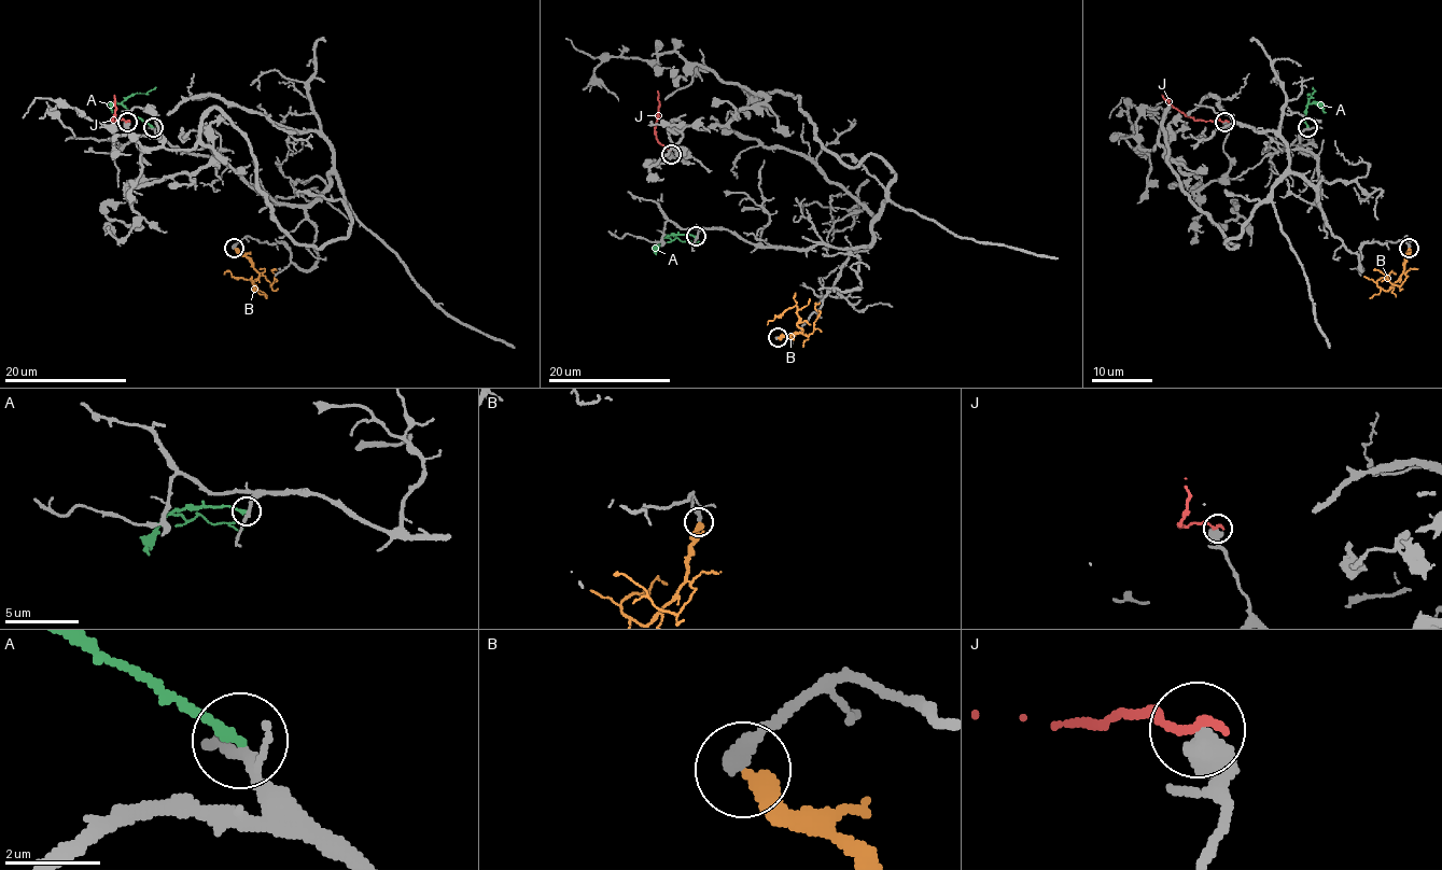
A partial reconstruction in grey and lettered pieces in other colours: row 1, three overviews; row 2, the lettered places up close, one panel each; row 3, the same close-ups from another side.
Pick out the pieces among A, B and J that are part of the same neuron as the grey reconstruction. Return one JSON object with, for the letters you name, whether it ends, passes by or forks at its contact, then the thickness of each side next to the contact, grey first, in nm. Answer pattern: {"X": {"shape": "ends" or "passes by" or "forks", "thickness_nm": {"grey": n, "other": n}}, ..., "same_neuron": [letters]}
{"same_neuron": []}

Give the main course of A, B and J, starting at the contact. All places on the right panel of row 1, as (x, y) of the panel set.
A: (1306, 127), (1305, 116), (1312, 97), (1308, 94), (1313, 94), (1313, 87)
B: (1409, 248), (1401, 274), (1389, 289), (1383, 290), (1376, 281), (1390, 271), (1395, 274)
J: (1224, 121), (1202, 121), (1178, 112), (1162, 95)

